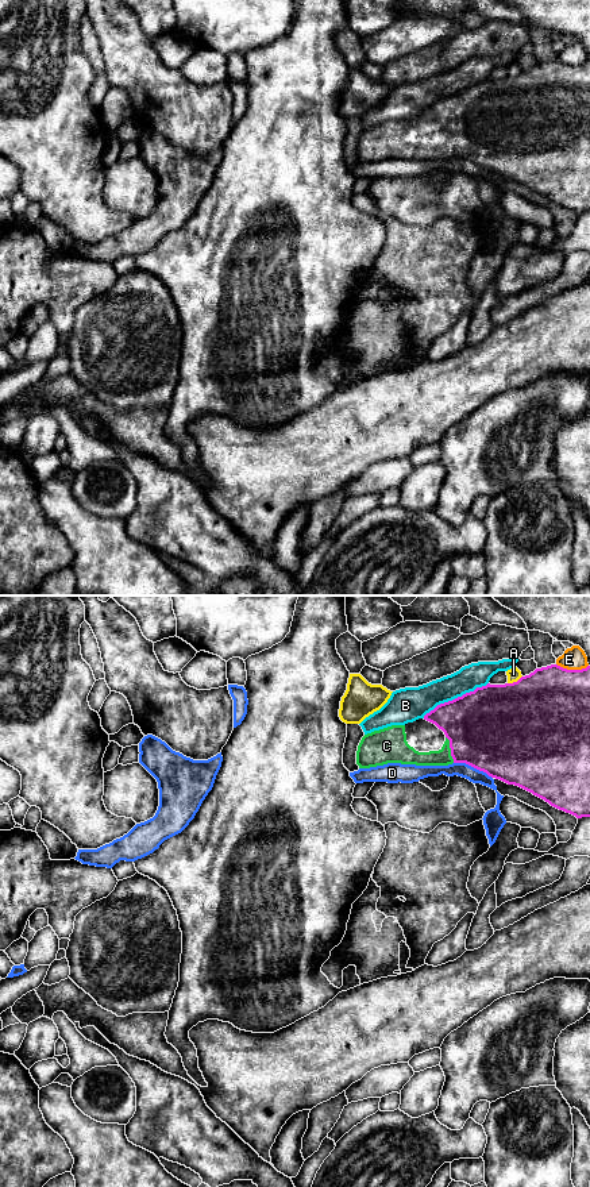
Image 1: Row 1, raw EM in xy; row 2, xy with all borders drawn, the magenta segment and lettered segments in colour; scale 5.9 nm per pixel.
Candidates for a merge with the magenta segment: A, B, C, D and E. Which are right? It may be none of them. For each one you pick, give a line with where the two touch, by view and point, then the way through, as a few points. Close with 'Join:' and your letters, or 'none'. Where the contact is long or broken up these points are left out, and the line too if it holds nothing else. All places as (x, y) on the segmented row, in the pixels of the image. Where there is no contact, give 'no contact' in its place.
C: xy (451, 750) | across xy (488, 729), (451, 750), (443, 756)
Join: C

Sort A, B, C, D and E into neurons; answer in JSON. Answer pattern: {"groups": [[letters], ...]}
{"groups": [["A"], ["B"], ["C"], ["D"], ["E"]]}

